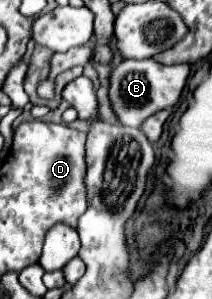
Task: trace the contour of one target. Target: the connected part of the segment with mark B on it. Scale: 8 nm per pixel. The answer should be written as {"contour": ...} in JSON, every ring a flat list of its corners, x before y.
{"contour":[[153,58,123,60,119,66,113,68,111,88,109,88,109,98,115,114,119,116,119,122,125,126,139,128,143,120,149,118,153,112,159,112,163,108,173,108,181,98,189,72,191,72,189,64,165,66,155,62]]}

